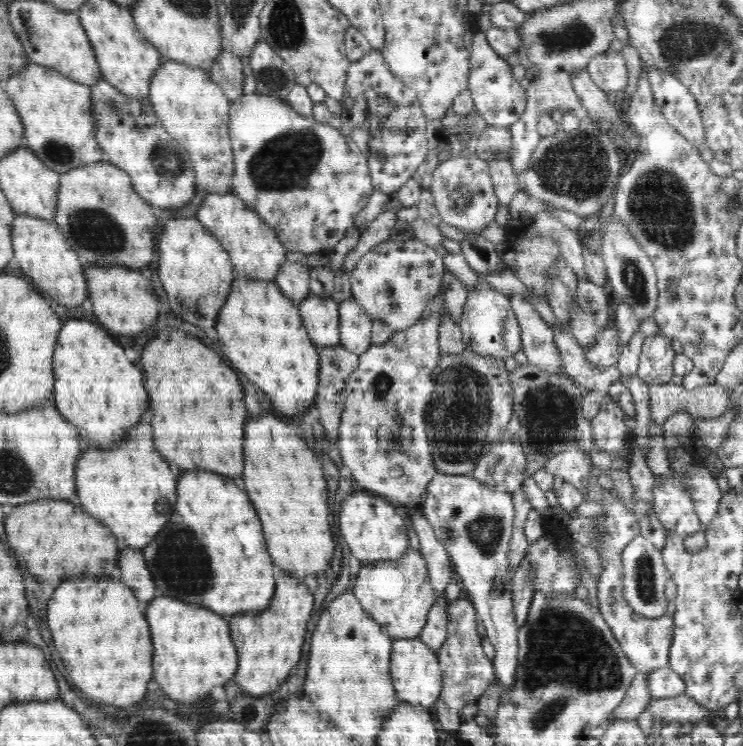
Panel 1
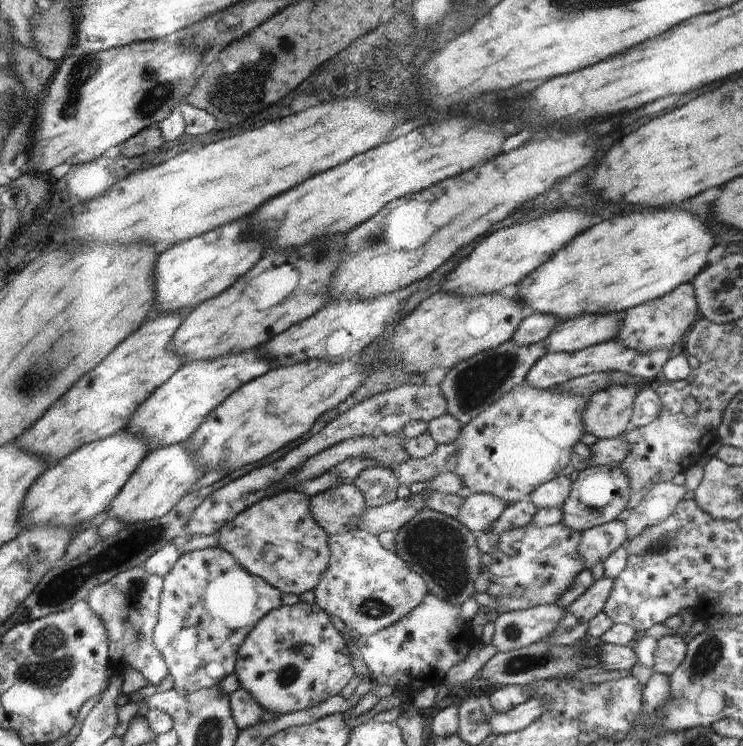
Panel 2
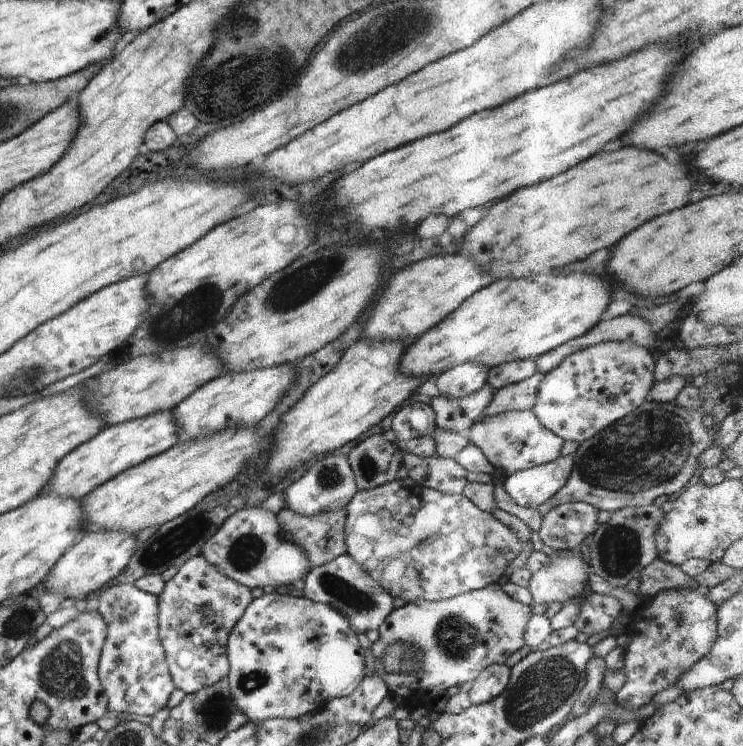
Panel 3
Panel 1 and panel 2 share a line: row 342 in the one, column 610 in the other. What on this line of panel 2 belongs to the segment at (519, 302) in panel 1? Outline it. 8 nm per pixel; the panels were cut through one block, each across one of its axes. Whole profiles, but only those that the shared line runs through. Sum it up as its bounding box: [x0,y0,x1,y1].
[577,519,627,571]

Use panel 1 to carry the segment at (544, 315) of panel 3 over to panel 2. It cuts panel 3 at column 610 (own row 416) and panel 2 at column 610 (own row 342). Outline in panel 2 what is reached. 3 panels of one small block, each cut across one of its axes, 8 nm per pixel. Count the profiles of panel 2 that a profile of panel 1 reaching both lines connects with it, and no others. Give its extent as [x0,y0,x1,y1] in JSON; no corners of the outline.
[518,210,714,321]

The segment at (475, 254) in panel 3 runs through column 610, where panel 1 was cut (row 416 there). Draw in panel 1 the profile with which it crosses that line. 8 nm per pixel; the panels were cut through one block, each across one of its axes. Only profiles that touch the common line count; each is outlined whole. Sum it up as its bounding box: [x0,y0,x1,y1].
[142,328,246,474]

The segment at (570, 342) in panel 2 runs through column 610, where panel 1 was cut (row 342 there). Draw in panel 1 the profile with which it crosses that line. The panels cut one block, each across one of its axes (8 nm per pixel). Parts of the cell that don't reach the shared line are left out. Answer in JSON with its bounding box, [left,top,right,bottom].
[298,295,340,348]

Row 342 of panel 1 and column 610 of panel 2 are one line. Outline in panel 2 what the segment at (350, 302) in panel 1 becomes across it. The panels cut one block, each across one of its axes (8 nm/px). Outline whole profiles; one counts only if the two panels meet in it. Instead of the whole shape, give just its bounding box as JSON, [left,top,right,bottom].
[525,341,671,390]

